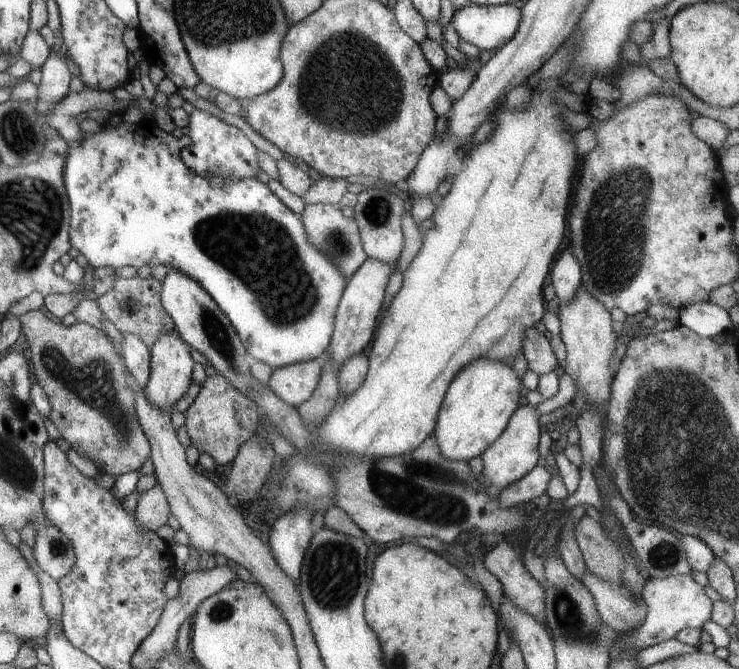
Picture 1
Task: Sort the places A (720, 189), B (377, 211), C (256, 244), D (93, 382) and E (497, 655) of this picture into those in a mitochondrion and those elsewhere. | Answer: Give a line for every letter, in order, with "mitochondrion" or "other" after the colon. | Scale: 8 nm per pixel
A: other
B: mitochondrion
C: mitochondrion
D: mitochondrion
E: other

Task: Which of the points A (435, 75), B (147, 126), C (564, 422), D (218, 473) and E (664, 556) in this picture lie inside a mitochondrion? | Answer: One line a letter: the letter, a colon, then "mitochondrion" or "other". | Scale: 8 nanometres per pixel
A: other
B: other
C: other
D: other
E: mitochondrion

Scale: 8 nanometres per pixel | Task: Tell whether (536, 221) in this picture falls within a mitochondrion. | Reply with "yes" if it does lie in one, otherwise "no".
no

